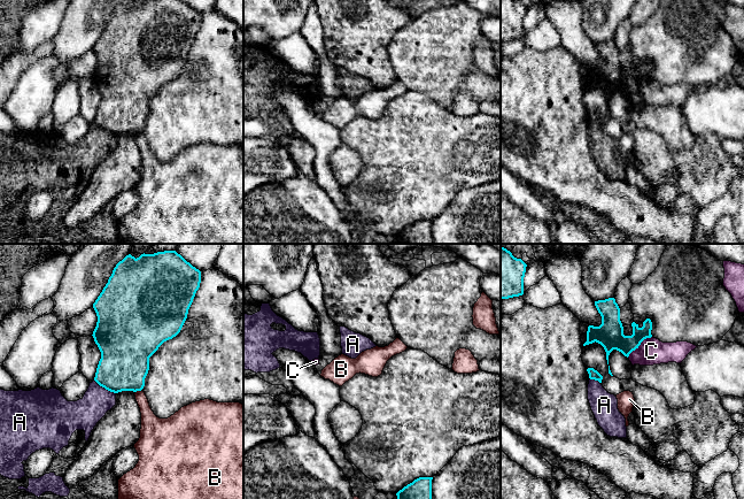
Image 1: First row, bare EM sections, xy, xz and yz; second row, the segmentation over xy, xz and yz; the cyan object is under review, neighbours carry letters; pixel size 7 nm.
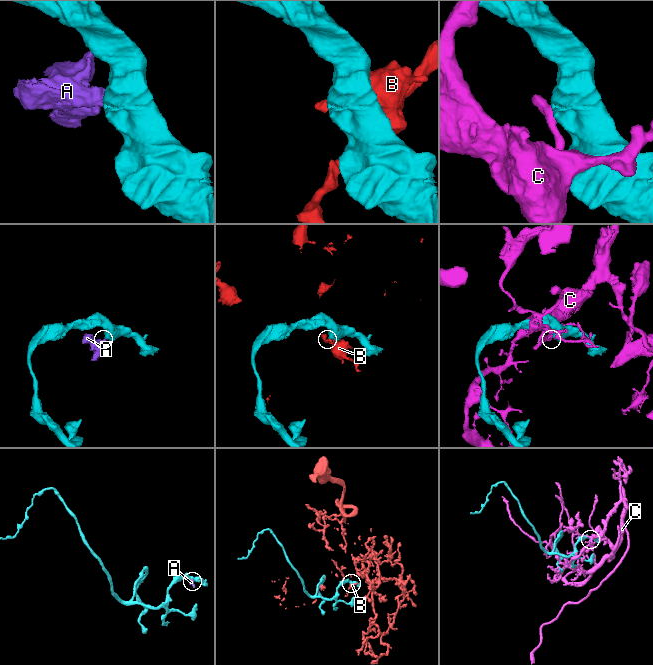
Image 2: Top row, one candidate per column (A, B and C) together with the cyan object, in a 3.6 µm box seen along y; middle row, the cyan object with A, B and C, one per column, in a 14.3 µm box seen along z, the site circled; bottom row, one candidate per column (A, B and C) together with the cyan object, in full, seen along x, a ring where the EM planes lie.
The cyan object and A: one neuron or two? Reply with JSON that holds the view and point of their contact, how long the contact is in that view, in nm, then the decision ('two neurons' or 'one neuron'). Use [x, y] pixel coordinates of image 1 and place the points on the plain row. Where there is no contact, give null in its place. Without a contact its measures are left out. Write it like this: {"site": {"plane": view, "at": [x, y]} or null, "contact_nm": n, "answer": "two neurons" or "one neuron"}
{"site": {"plane": "xy", "at": [105, 130]}, "contact_nm": 180, "answer": "two neurons"}

